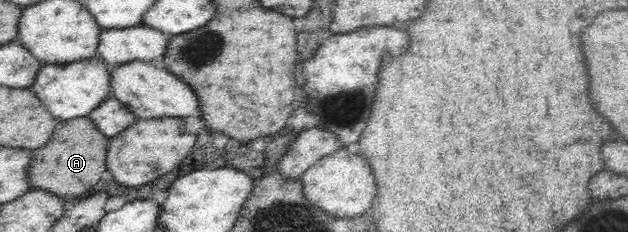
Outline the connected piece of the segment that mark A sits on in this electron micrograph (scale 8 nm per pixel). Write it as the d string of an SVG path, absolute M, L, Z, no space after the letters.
M89 116L62 121L45 147L37 151L33 149L35 155L31 155L31 163L27 167L29 185L65 199L85 195L85 191L93 187L105 171L105 151L109 143L93 125Z

